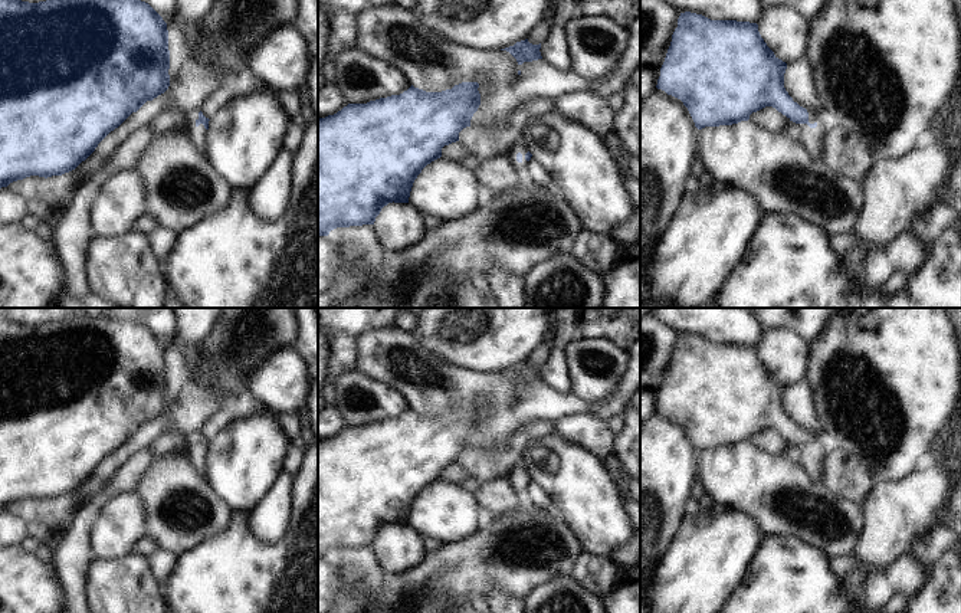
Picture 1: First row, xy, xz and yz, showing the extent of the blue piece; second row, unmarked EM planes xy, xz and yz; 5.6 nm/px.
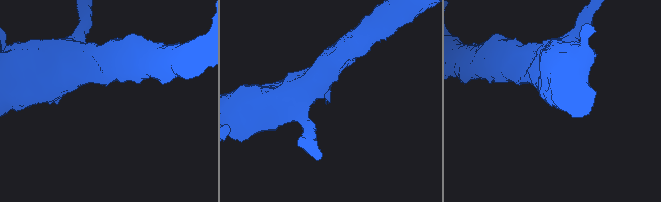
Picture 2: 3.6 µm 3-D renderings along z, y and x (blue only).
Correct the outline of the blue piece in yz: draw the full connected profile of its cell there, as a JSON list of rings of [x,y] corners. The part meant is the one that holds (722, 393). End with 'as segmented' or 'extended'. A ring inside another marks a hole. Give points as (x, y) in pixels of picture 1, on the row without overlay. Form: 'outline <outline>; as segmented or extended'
outline [[[685,334],[678,341],[656,410],[680,422],[698,452],[748,443],[752,435],[773,429],[791,443],[811,479],[821,482],[823,459],[839,446],[826,432],[814,436],[793,423],[784,410],[785,391],[787,386],[767,368],[757,345],[711,342]]]; extended

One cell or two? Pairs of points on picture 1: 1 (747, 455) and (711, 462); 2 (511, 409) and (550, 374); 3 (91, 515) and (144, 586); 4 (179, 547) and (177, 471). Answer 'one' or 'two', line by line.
1: one
2: two
3: two
4: one

